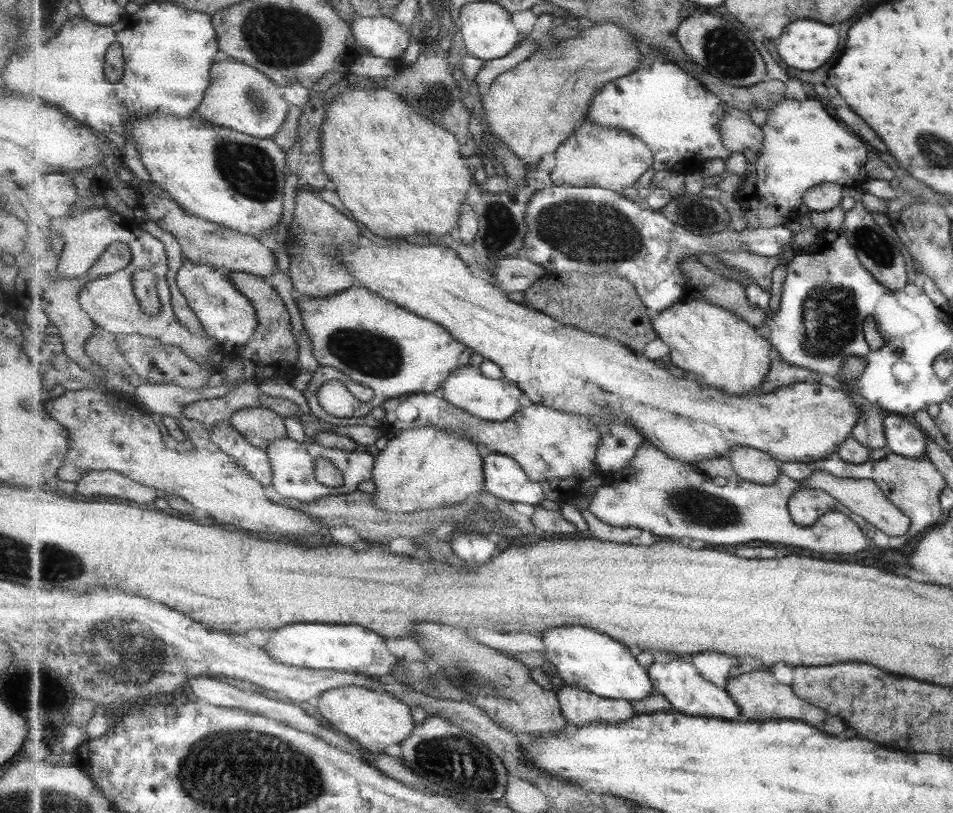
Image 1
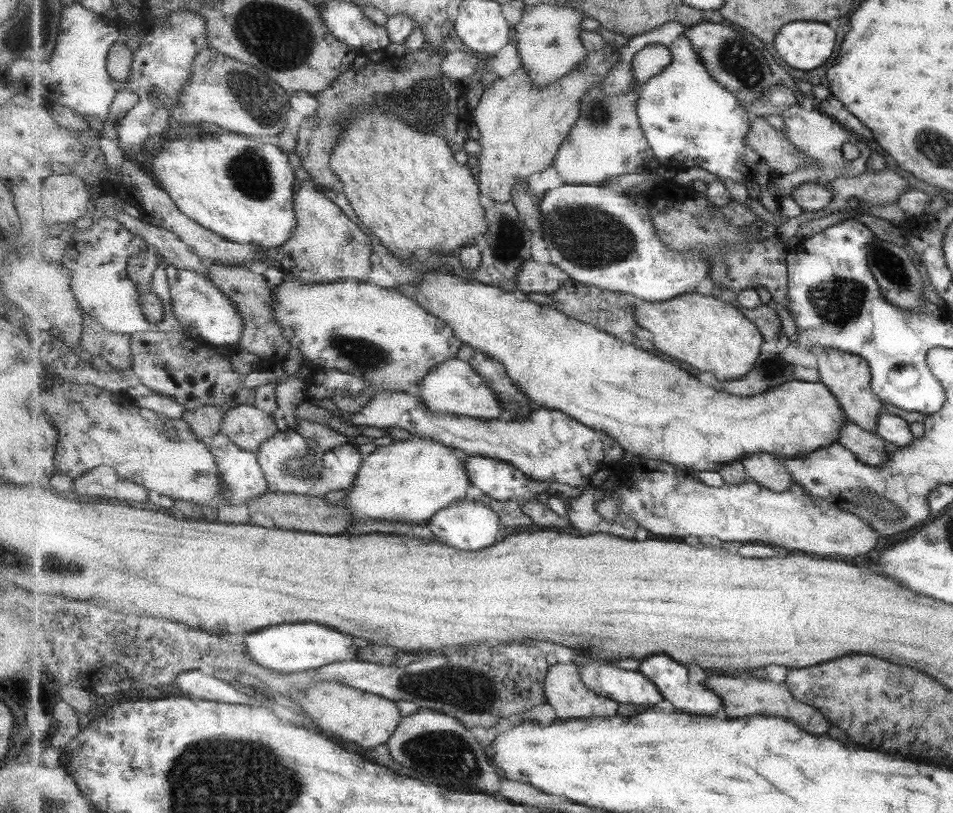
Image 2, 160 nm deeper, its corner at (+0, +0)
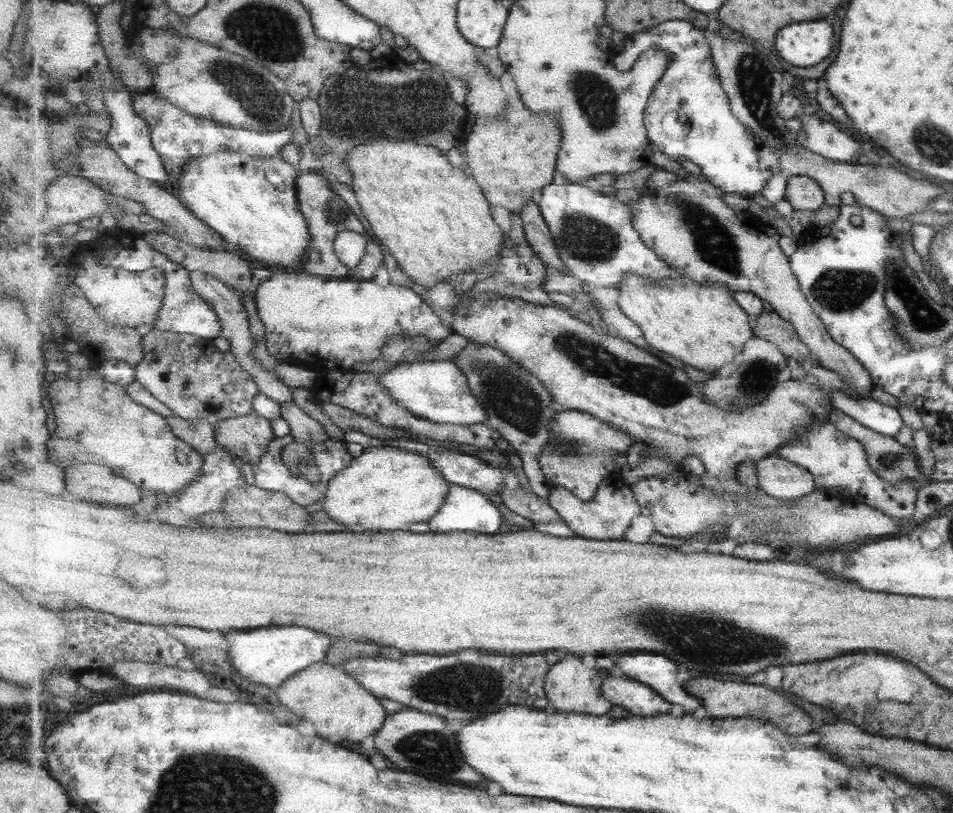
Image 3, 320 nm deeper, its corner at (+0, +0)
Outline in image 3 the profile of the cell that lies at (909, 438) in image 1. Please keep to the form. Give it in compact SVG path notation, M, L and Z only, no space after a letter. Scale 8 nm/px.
M835 391L832 394L832 406L879 434L893 437L904 425L896 408L883 405L870 397L858 397L855 393L848 395Z

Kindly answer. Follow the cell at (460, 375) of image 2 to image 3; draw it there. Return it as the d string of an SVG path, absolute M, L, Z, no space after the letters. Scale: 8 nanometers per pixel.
M452 360L415 361L399 363L379 375L380 385L405 410L419 418L441 424L471 426L487 422L485 407L467 384L466 374Z

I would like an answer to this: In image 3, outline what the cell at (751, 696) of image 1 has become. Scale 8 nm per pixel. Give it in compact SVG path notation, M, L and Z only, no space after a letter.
M695 678L683 682L682 685L686 687L689 694L702 700L703 707L711 717L760 718L775 724L783 732L791 735L806 735L813 730L813 718L777 689L762 684L722 681L715 678Z

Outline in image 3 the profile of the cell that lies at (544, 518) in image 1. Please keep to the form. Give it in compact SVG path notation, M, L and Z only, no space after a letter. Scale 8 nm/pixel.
M506 487L499 490L502 503L513 513L529 519L532 523L549 524L553 520L563 520L549 505L547 499L540 498L528 489L510 490Z

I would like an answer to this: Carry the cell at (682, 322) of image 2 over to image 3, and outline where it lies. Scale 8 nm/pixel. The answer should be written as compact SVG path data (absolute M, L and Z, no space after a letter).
M627 273L619 289L619 306L623 313L643 329L647 342L653 348L680 358L699 370L714 373L725 364L733 362L733 358L745 350L745 344L755 335L749 324L750 315L736 302L727 283L700 283L678 275L672 279L652 281L637 273Z

